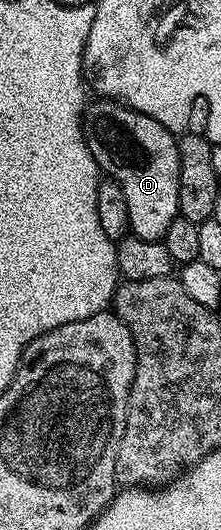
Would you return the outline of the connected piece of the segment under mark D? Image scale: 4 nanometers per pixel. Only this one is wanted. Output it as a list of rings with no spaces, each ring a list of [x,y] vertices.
[[[94,99],[82,114],[82,134],[99,170],[117,181],[128,202],[130,233],[140,239],[161,241],[178,216],[180,159],[175,134],[147,113],[130,109],[121,101]]]

